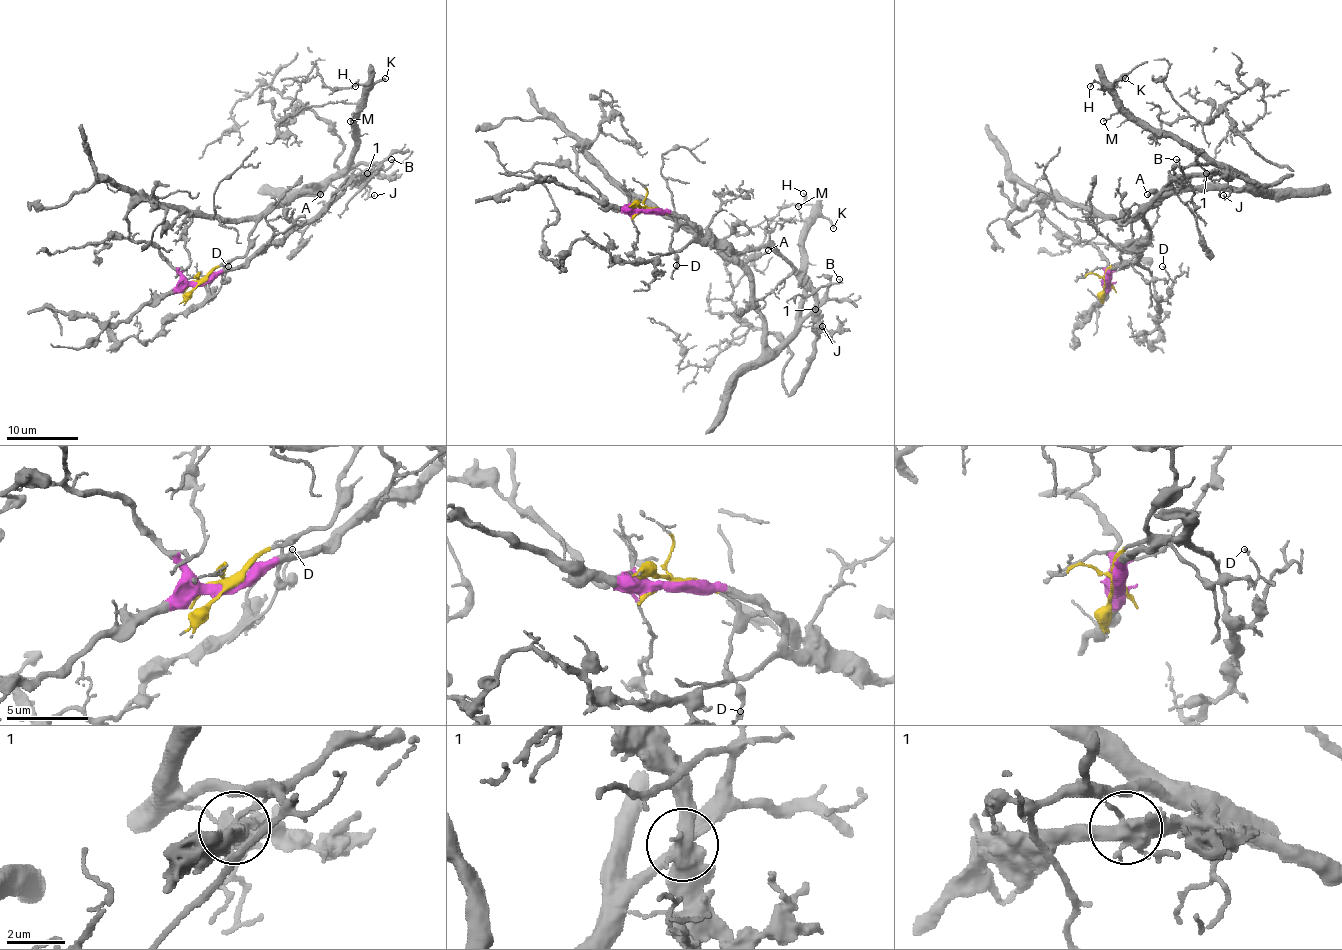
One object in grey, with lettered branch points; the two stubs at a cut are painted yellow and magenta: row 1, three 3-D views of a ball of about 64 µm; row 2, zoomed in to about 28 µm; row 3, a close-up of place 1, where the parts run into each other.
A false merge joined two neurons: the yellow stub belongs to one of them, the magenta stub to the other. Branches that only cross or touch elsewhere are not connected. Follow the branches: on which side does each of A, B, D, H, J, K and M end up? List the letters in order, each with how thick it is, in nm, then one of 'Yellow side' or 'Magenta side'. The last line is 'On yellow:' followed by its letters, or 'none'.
A: Thickness 200 nm. Yellow side
B: Thickness 100 nm. Yellow side
D: Thickness 110 nm. Yellow side
H: Thickness 100 nm. Yellow side
J: Thickness 90 nm. Magenta side
K: Thickness 220 nm. Yellow side
M: Thickness 90 nm. Yellow side
On yellow: A, B, D, H, K, M

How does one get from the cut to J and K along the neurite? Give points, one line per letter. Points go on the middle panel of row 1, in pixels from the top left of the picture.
J: (646, 210), (680, 216), (700, 239), (727, 241), (738, 252), (772, 248), (813, 296), (817, 334), (822, 325)
K: (646, 210), (691, 223), (749, 277), (750, 305), (774, 348), (795, 325), (802, 237), (817, 217), (833, 228)

